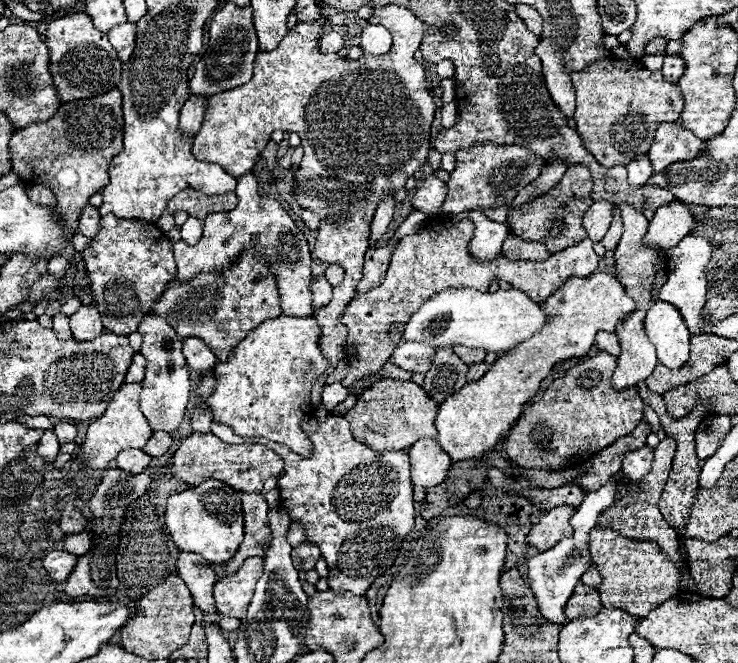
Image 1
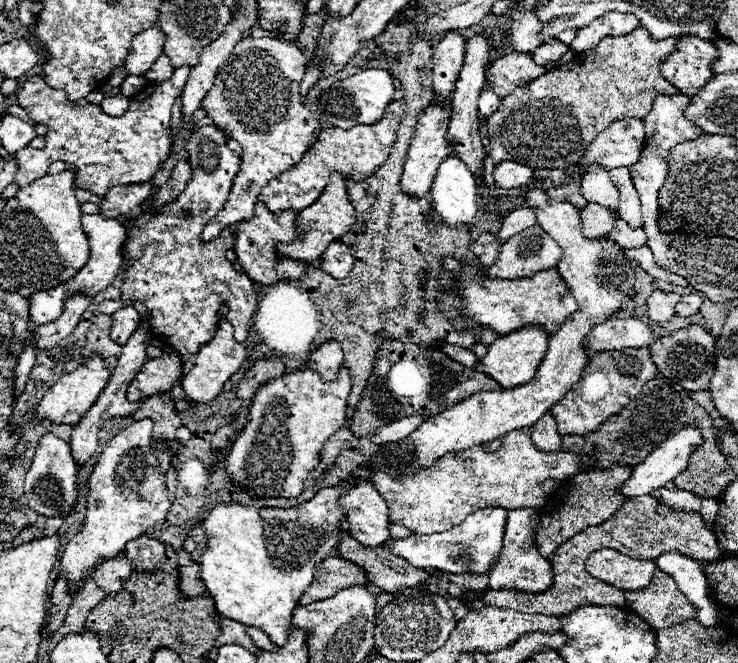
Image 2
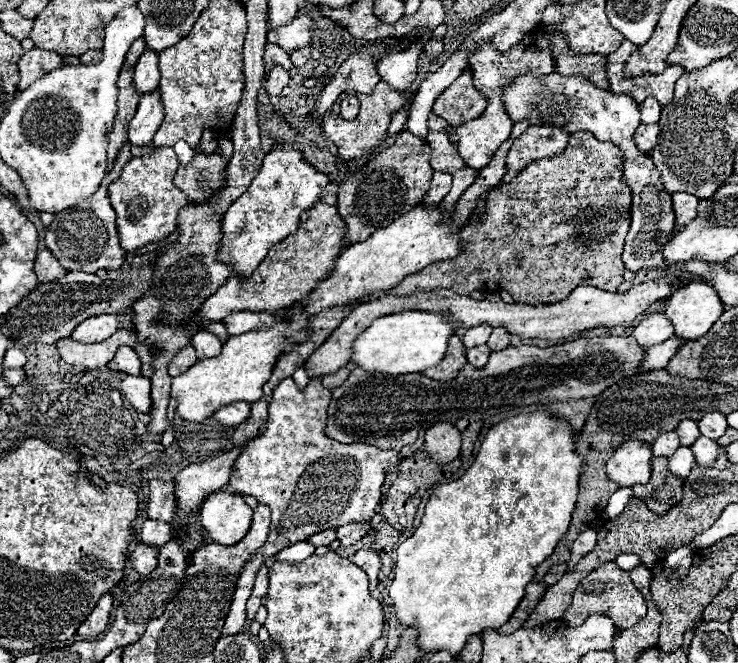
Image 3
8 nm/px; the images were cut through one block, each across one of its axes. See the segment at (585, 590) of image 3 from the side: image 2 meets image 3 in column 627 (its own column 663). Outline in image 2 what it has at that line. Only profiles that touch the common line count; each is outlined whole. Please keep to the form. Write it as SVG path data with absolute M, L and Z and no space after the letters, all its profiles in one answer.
M662 570L654 574L648 588L636 592L626 590L624 598L632 612L658 630L688 622L698 616L698 610L678 590L676 580Z

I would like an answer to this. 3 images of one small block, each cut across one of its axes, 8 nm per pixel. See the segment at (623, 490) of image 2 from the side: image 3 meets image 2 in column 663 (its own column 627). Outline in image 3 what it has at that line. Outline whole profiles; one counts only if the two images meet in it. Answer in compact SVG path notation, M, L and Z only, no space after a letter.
M640 440L624 442L606 464L606 474L620 488L646 484L650 480L650 444Z

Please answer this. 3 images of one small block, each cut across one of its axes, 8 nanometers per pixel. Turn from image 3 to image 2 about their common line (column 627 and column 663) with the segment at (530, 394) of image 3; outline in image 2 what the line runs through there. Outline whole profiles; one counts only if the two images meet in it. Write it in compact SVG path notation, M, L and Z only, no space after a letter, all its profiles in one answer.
M688 326L672 332L670 336L660 336L650 346L650 358L660 376L678 382L684 390L706 390L714 376L714 344L716 340L702 326Z

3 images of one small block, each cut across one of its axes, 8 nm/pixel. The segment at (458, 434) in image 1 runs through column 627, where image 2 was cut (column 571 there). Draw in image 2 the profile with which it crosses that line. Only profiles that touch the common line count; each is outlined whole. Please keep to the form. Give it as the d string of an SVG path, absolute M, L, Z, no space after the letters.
M444 258L442 262L446 264L448 270L458 274L460 296L454 298L450 294L440 294L438 306L446 314L450 314L450 310L468 312L468 316L478 326L490 326L500 336L504 336L506 332L526 328L526 326L542 326L542 330L546 334L554 334L560 330L560 324L564 324L564 320L578 310L578 302L570 294L566 282L560 278L558 270L546 270L546 272L538 272L532 278L504 282L504 280L490 280L486 276L480 280L480 272L482 272L480 268L474 268L474 266L464 268L462 262L458 262L454 258L452 260Z

